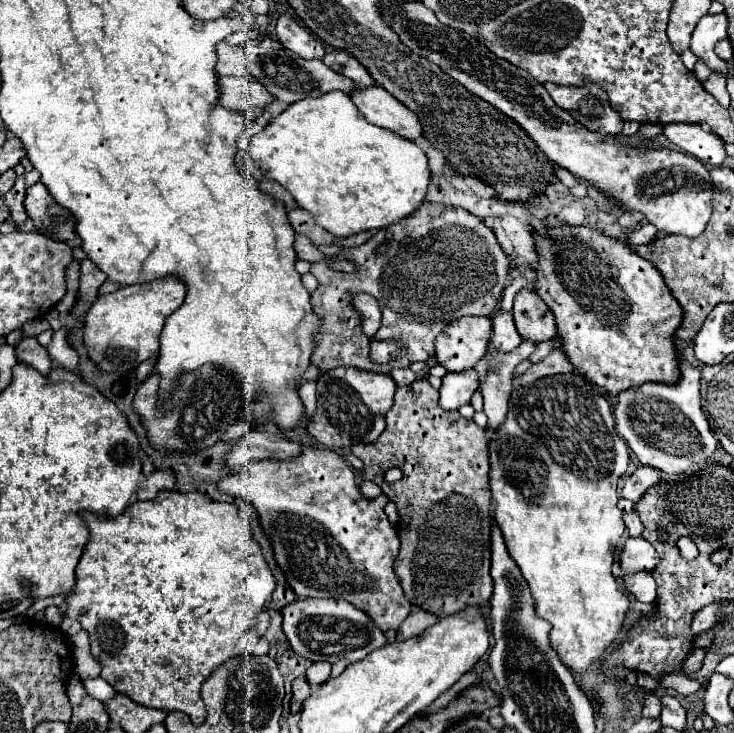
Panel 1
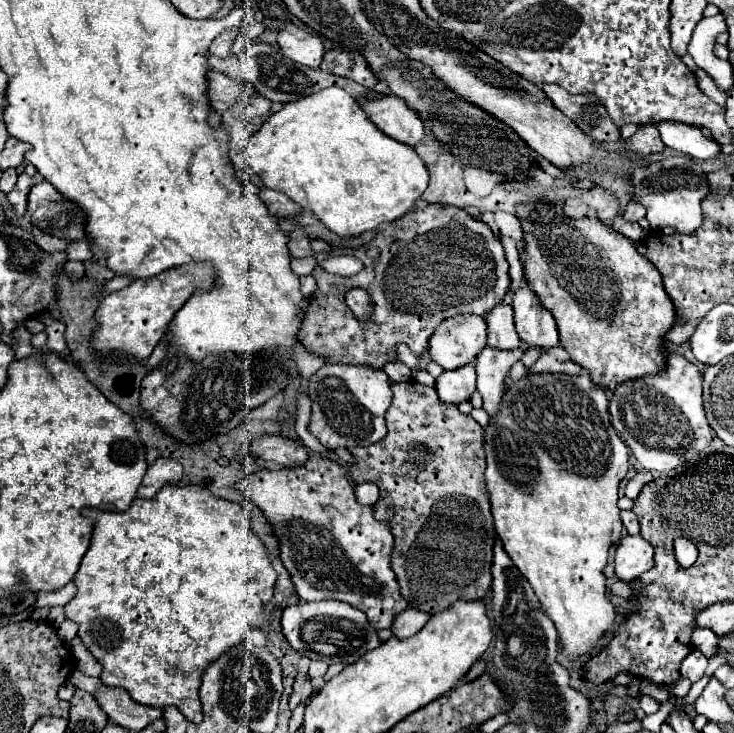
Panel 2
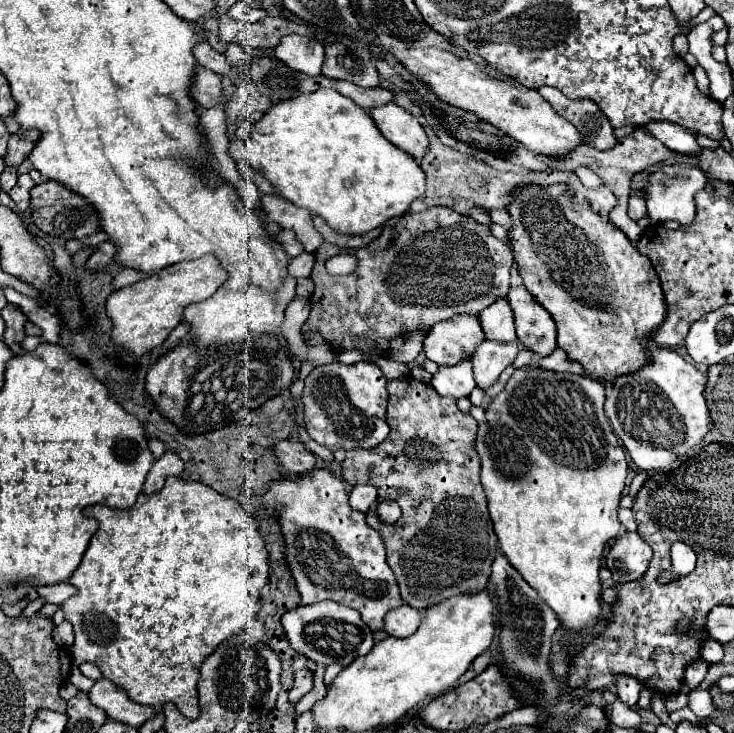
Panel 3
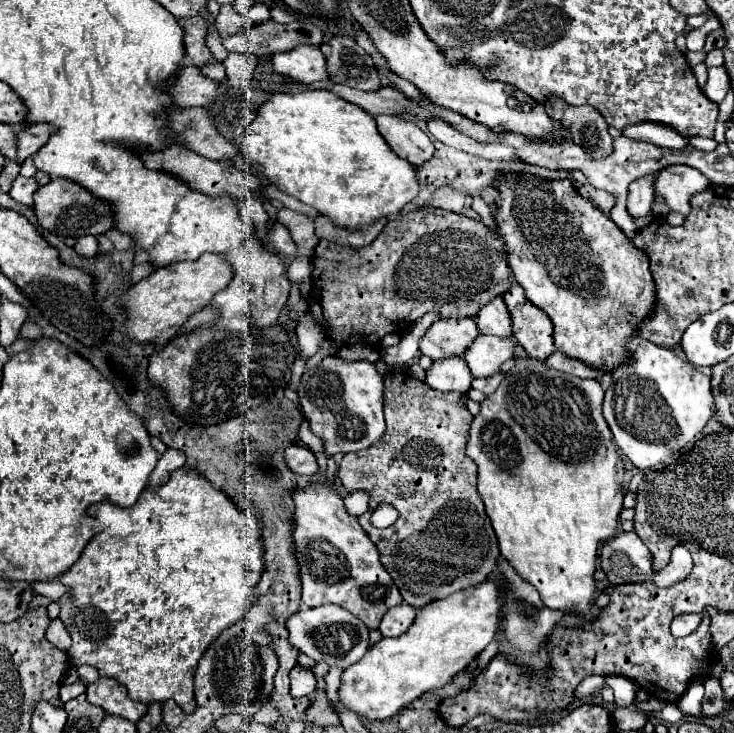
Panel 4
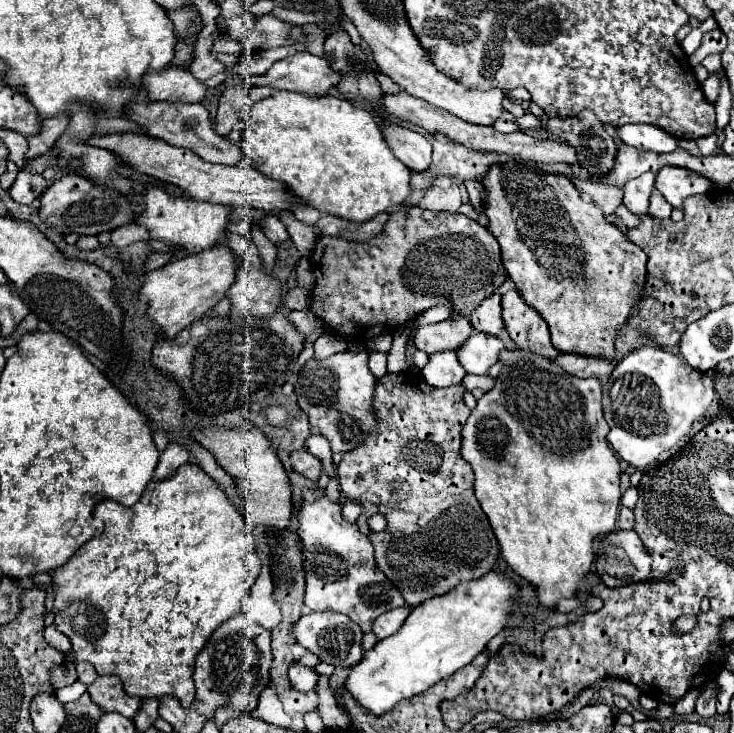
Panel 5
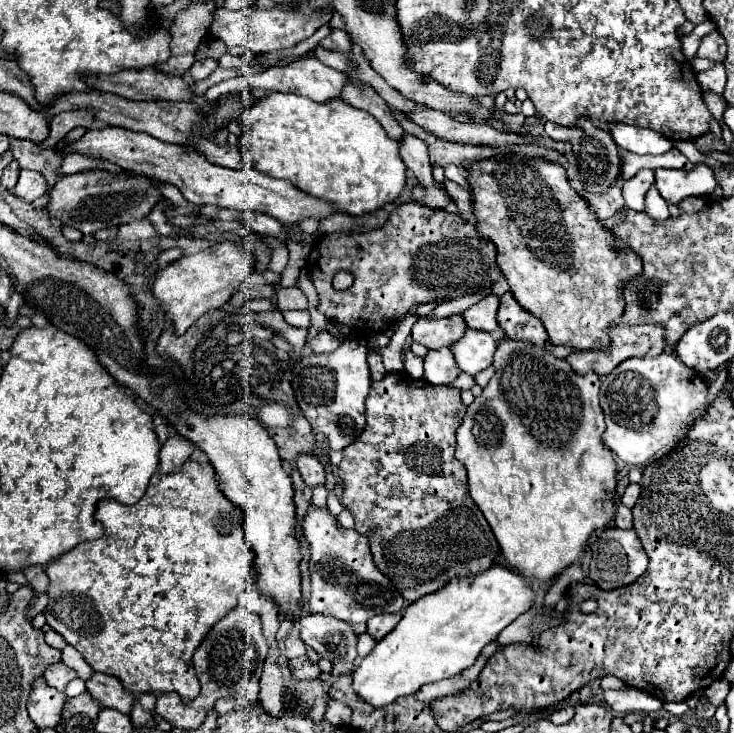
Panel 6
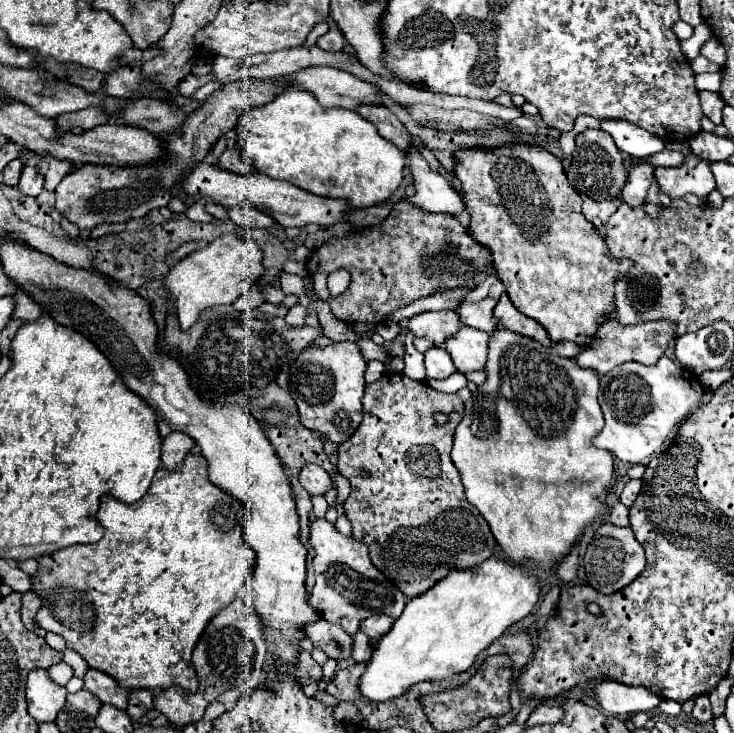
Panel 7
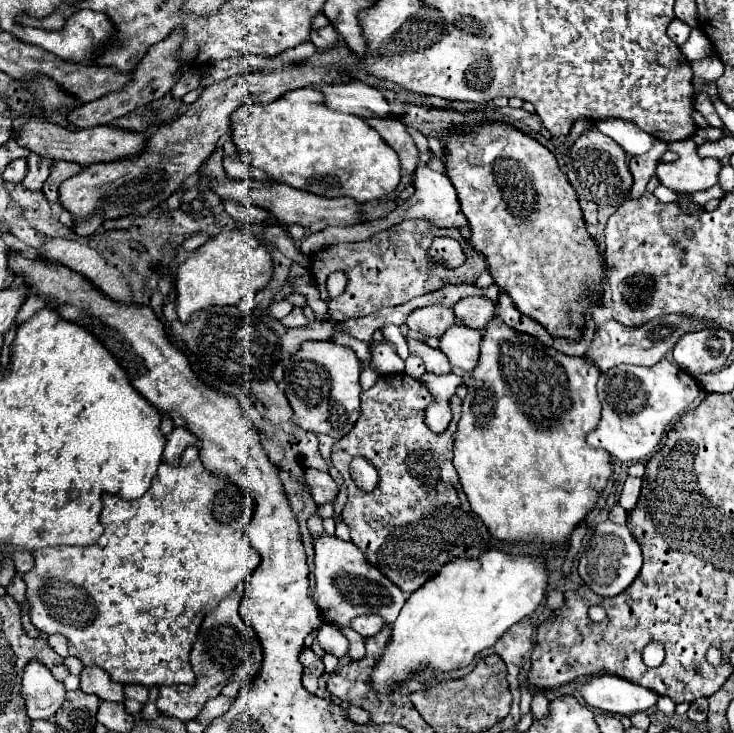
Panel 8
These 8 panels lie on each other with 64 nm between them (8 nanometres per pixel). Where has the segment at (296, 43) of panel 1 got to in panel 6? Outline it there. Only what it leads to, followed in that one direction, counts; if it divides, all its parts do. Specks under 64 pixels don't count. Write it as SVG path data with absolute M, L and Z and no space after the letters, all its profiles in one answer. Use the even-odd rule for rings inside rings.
M308 56L300 58L288 66L272 66L266 72L254 74L254 76L240 76L238 90L242 88L264 88L264 90L274 90L274 92L294 92L300 96L308 96L314 102L330 102L334 98L342 98L342 88L348 84L348 76L344 72L338 72L334 68L324 66L318 58Z

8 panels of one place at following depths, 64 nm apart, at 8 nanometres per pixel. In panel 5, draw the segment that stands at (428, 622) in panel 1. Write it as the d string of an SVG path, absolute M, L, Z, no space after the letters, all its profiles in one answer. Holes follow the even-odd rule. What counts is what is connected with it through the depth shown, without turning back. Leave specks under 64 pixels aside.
M402 606L402 608L394 608L390 612L384 612L382 616L378 616L372 624L372 632L378 636L378 640L392 636L392 632L396 632L400 628L400 624L404 622L404 618L408 616L410 608Z

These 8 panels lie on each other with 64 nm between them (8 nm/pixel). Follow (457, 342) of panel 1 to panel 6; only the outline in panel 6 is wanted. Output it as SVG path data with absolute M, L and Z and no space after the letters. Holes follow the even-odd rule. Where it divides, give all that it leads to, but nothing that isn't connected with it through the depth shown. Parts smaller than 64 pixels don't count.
M420 316L412 326L412 340L428 346L430 350L454 344L466 330L462 316L448 318L426 318Z

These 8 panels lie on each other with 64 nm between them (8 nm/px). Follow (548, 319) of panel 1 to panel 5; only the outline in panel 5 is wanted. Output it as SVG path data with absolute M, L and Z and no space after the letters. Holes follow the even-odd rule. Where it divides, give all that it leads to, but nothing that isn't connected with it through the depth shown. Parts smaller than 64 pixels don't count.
M508 290L502 296L502 320L516 346L550 358L560 356L550 342L544 318L536 310L528 308L516 290Z

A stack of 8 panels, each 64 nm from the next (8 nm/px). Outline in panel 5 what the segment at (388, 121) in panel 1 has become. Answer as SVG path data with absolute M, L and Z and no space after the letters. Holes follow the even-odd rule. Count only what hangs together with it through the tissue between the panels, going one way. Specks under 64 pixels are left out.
M392 122L382 124L382 132L384 132L386 142L392 148L394 156L400 158L410 170L414 170L414 172L428 170L432 146L422 134L412 132L408 128L402 128Z

